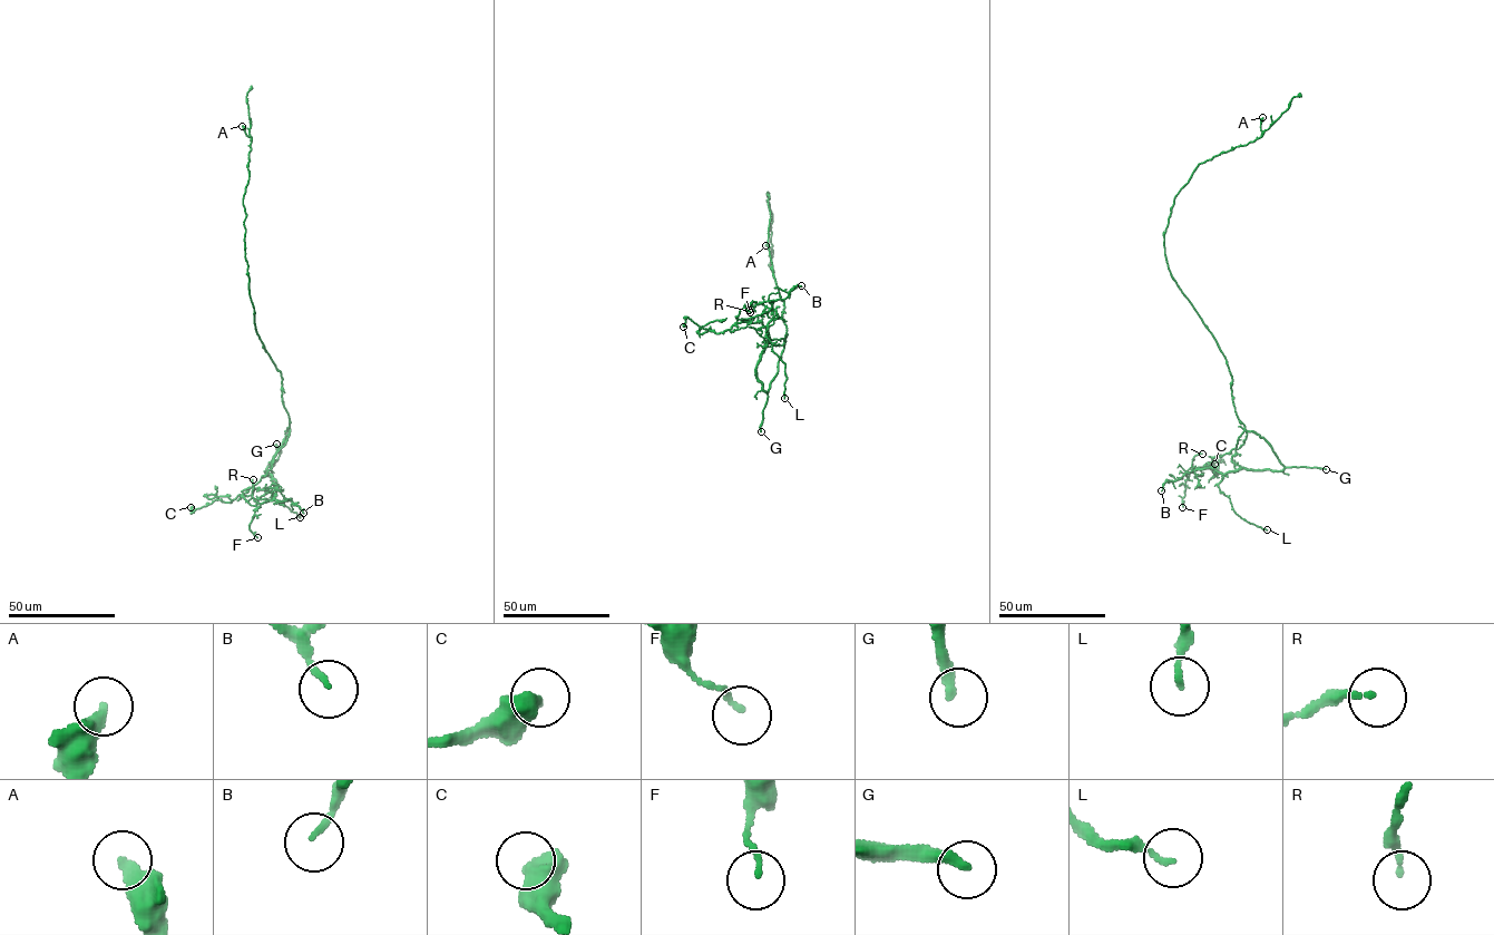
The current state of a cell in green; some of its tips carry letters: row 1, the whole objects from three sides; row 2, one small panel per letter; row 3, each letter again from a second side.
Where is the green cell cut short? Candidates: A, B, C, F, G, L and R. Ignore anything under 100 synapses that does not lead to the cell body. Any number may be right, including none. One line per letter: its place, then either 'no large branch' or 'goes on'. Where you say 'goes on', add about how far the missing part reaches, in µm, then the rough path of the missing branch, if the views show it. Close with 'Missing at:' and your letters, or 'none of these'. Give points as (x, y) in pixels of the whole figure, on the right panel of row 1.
A: place (1262, 117); no large branch
B: place (1161, 490); no large branch
C: place (1214, 464); no large branch
F: place (1182, 507); no large branch
G: place (1326, 469); goes on; missing 180 µm
L: place (1267, 529); no large branch
R: place (1202, 454); no large branch
Missing at: G

